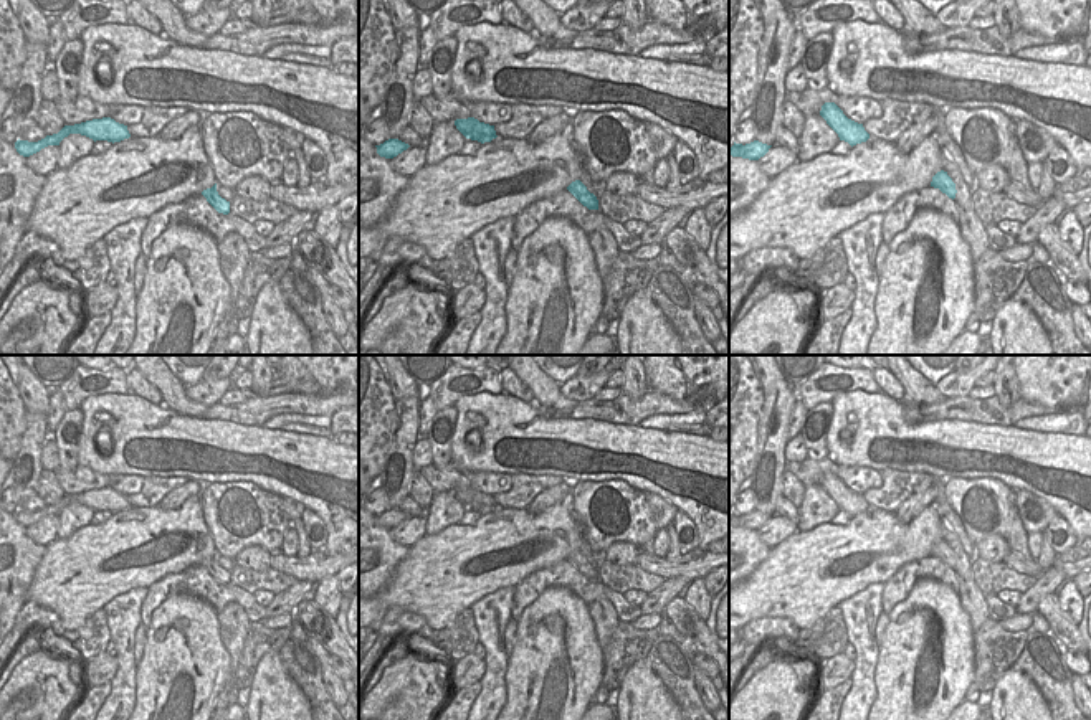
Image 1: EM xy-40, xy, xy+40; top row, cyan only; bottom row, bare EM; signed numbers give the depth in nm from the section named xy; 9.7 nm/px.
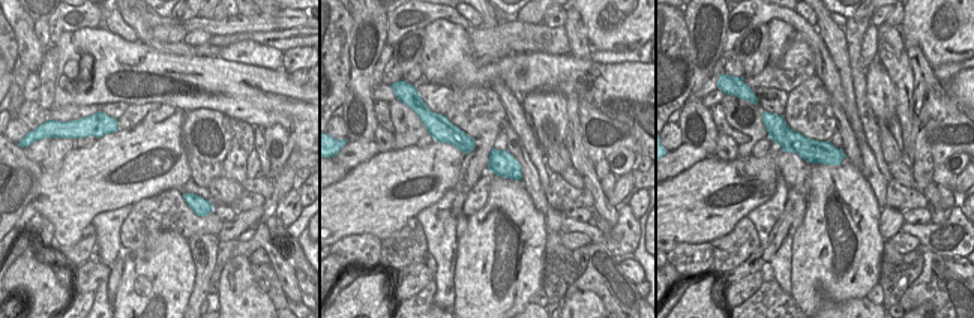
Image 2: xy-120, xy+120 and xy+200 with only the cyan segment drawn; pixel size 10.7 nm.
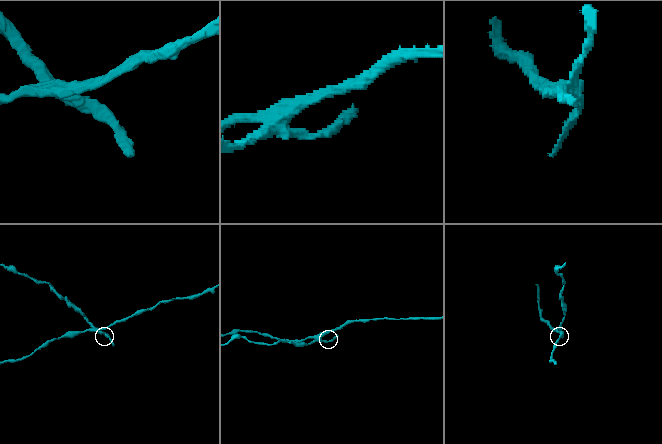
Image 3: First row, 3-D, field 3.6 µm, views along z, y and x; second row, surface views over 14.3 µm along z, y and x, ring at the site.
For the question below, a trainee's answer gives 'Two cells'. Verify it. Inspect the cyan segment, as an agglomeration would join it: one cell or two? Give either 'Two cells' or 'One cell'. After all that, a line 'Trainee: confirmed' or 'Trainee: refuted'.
Two cells
Trainee: confirmed

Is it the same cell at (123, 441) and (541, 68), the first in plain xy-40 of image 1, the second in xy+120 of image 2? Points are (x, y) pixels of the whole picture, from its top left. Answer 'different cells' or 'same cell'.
same cell

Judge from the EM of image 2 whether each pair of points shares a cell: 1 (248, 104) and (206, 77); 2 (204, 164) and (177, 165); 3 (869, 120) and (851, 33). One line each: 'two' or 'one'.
1: one
2: two
3: one

